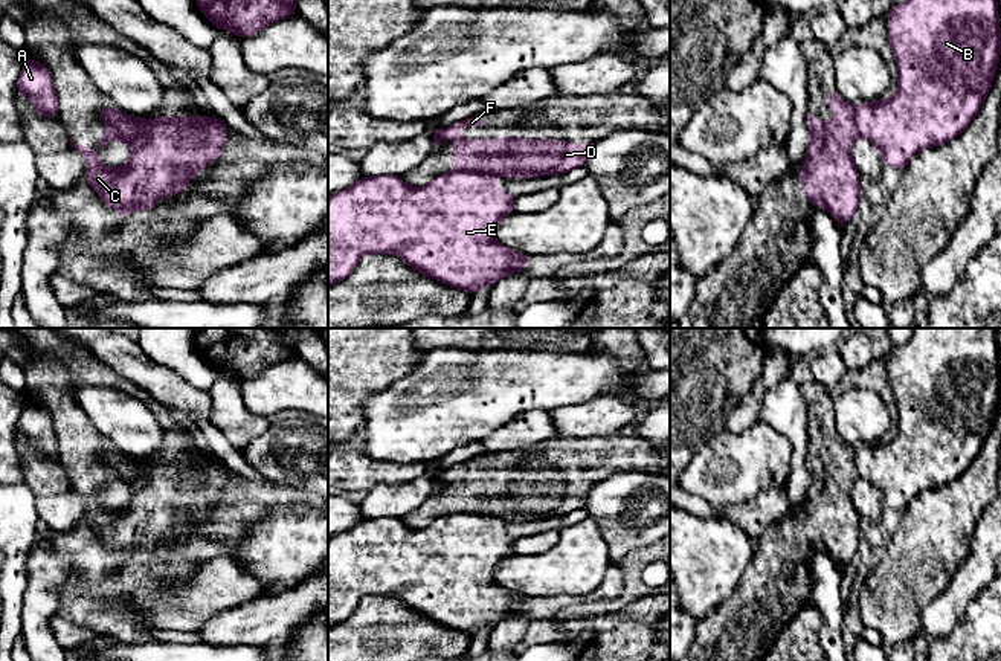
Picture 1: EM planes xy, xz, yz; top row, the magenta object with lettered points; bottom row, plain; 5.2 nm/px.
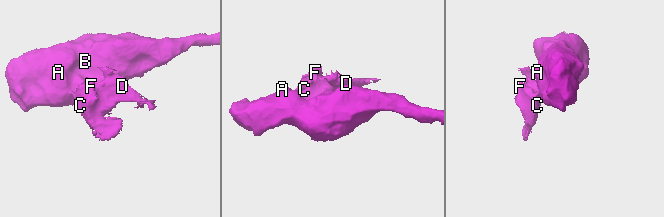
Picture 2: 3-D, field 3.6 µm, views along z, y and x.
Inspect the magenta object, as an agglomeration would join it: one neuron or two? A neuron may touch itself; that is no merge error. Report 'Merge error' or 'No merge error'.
Merge error

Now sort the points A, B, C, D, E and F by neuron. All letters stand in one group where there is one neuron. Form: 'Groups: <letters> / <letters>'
Groups: A B E / C D F

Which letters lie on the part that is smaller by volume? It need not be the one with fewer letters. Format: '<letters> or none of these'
C, D, F

